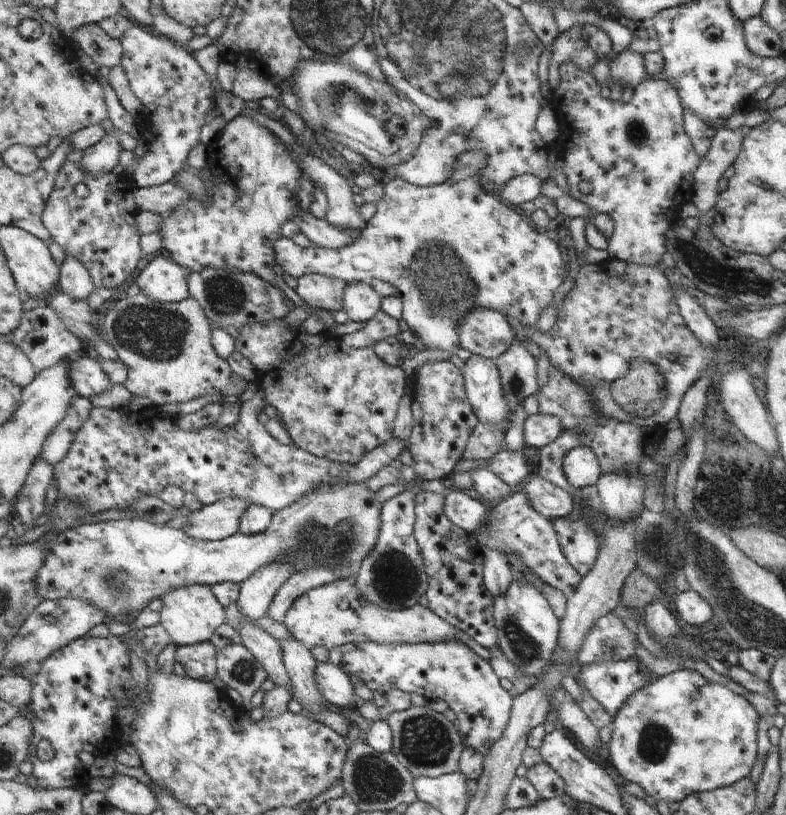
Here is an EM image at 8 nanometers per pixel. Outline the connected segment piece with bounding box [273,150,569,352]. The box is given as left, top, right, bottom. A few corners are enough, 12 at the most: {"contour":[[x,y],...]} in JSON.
{"contour":[[385,184],[347,248],[277,238],[279,272],[393,284],[427,350],[471,312],[535,328],[569,272],[545,230],[483,190]]}

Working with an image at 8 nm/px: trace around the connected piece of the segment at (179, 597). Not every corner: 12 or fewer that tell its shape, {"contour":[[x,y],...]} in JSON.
{"contour":[[211,586],[163,596],[177,648],[205,644],[227,622]]}

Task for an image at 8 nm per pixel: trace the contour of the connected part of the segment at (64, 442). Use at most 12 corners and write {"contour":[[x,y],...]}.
{"contour":[[77,396],[69,416],[47,438],[41,460],[55,470],[93,416],[91,398]]}

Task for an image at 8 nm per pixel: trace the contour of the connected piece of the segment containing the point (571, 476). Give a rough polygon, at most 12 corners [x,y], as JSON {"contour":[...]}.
{"contour":[[575,446],[565,458],[565,478],[579,490],[595,486],[601,466],[595,452]]}

